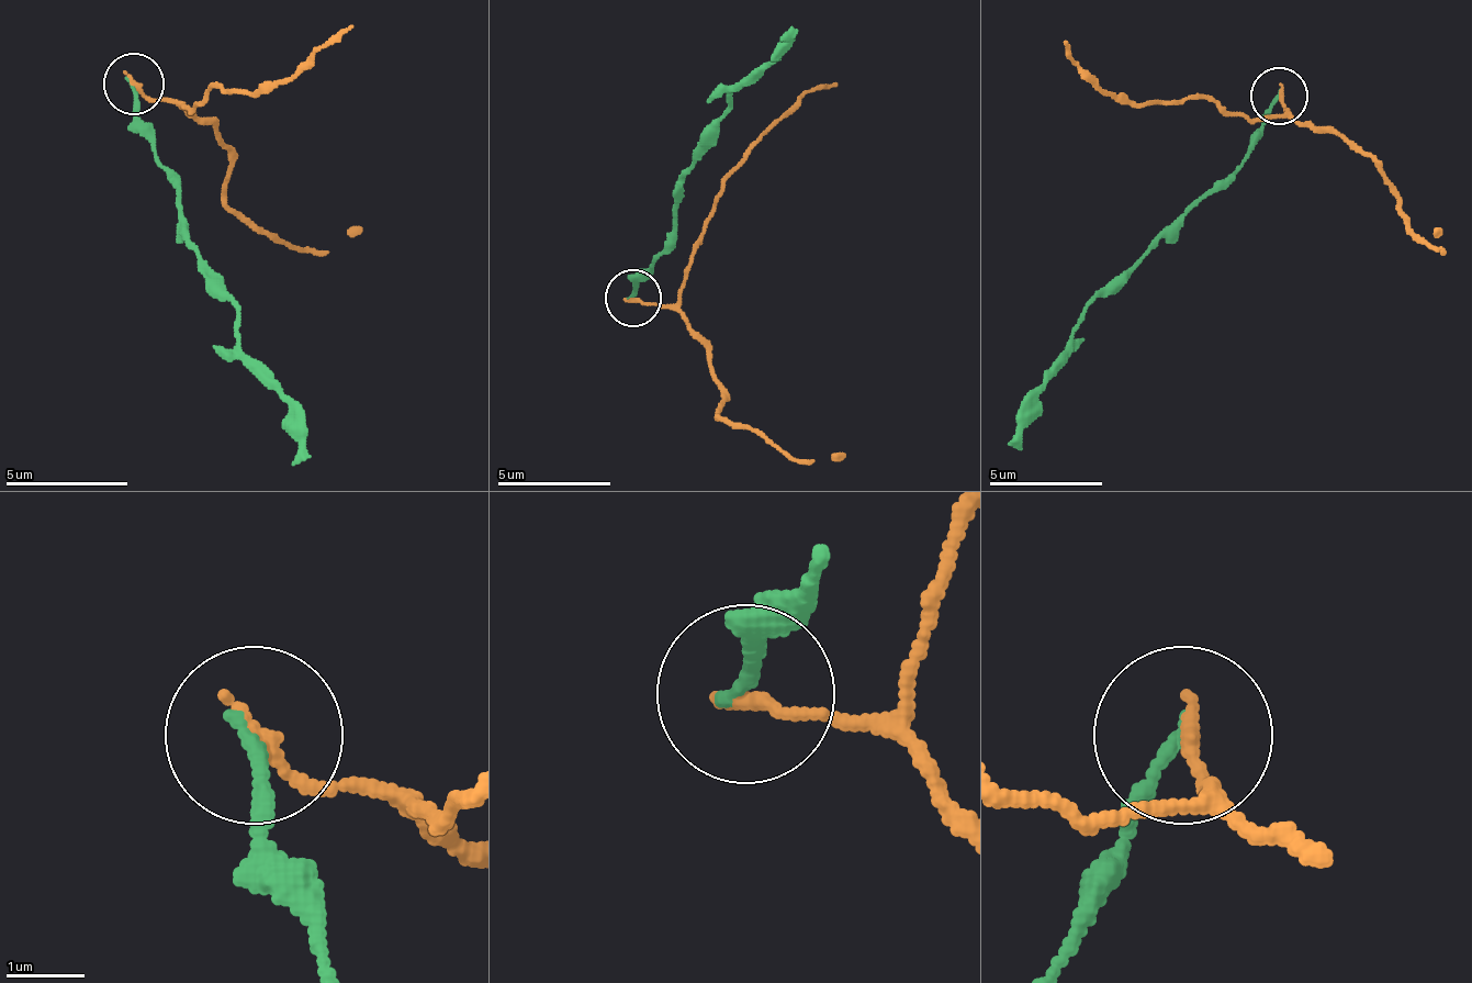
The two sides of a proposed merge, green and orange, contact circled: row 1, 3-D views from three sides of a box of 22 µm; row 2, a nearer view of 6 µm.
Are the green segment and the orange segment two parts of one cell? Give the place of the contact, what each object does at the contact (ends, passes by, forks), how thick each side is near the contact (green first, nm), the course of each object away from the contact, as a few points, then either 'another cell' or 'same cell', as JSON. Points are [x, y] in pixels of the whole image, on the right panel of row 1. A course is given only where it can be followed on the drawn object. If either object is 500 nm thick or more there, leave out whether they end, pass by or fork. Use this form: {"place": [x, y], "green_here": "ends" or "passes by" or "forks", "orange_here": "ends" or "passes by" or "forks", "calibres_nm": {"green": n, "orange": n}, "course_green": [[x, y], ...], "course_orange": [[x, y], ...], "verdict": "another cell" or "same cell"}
{"place": [1279, 96], "green_here": "ends", "orange_here": "ends", "calibres_nm": {"green": 170, "orange": 200}, "course_green": [[1278, 93], [1249, 156], [1085, 310], [1074, 349], [1034, 394], [1034, 423], [1023, 434], [1018, 451]], "course_orange": [[1278, 93], [1283, 111], [1335, 134], [1374, 162], [1403, 213], [1442, 253], [1436, 230]], "verdict": "another cell"}

